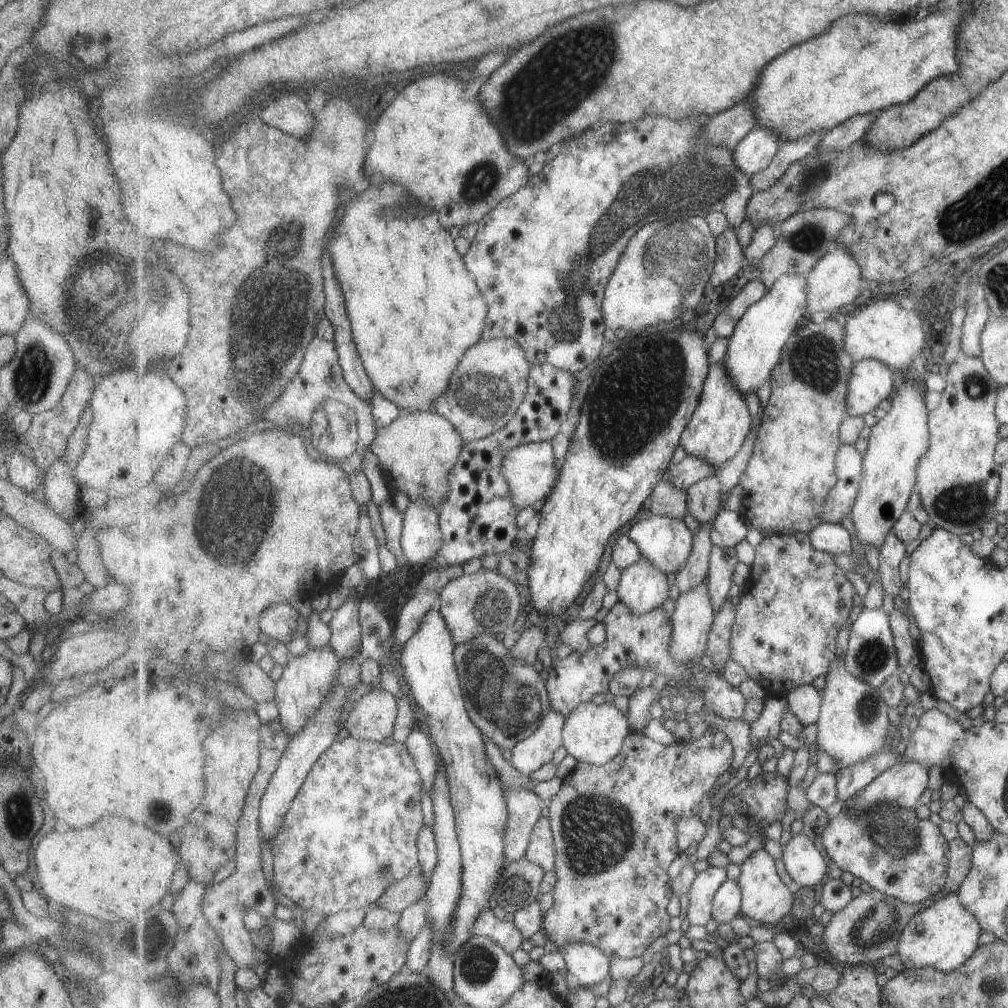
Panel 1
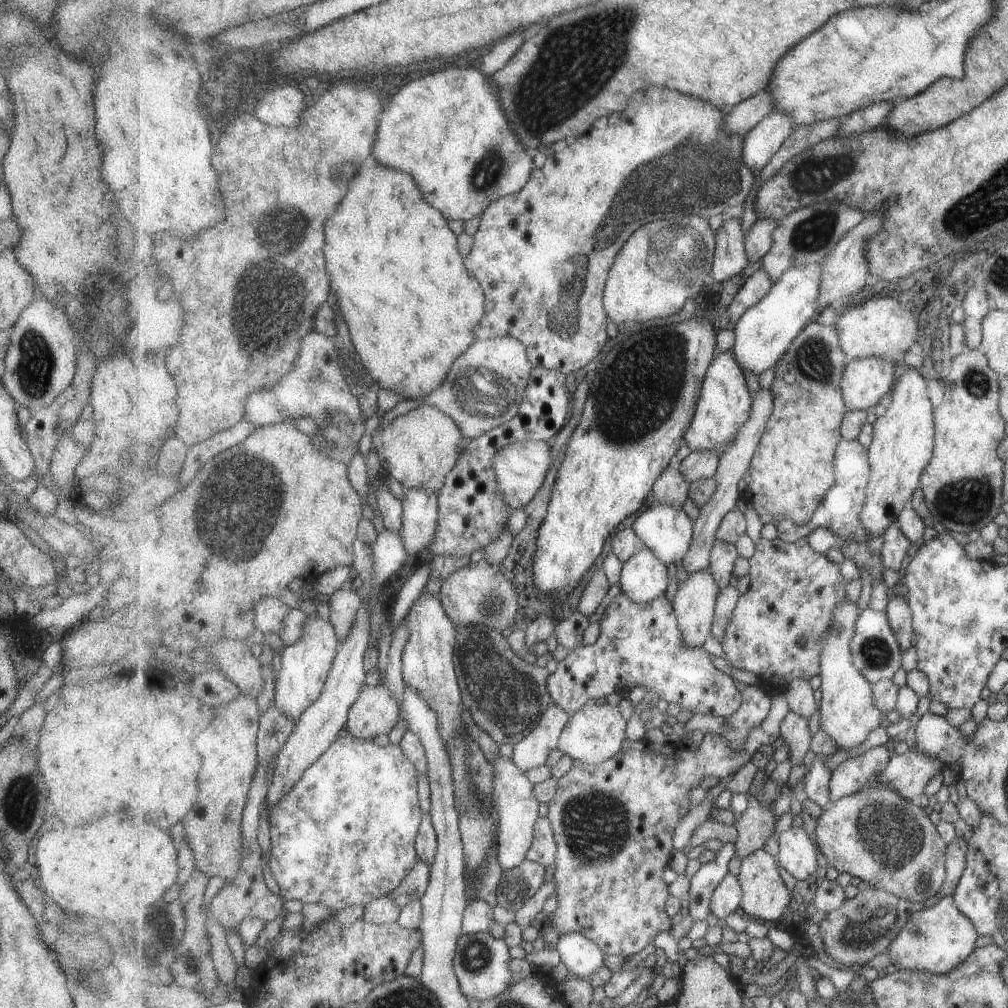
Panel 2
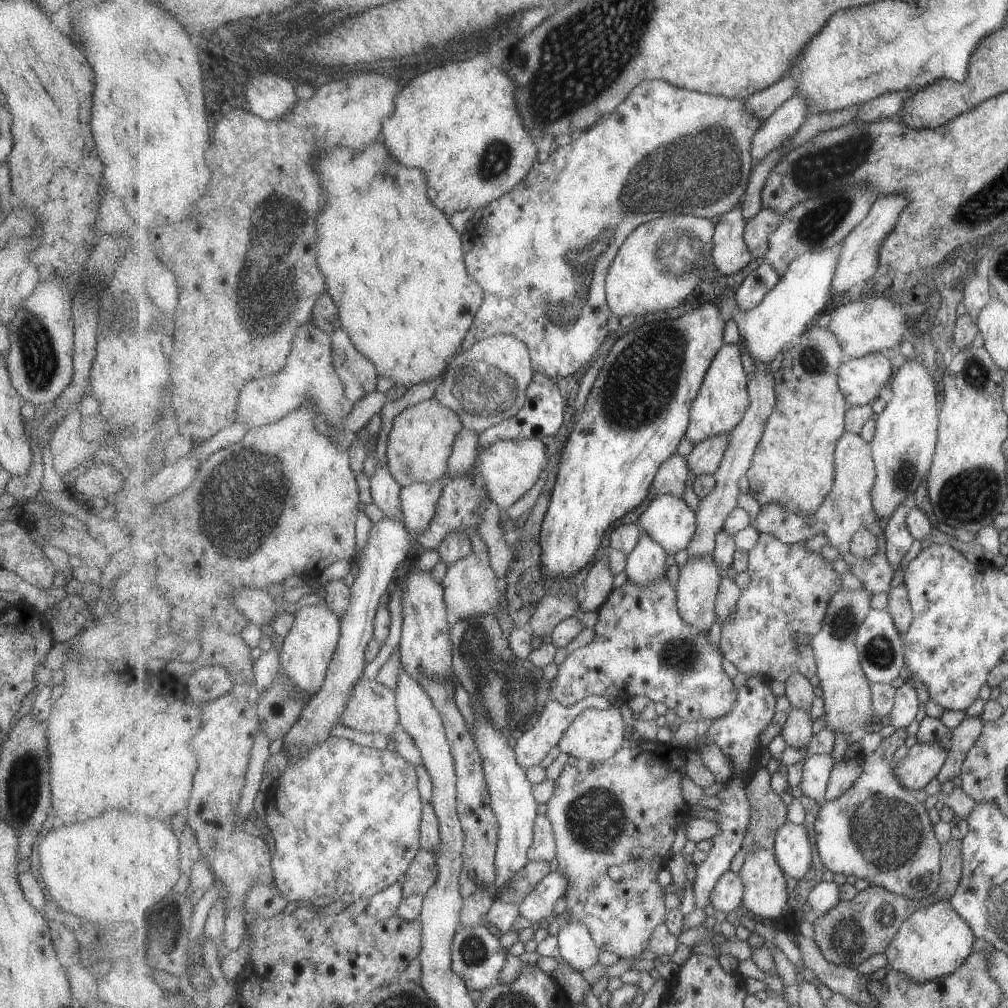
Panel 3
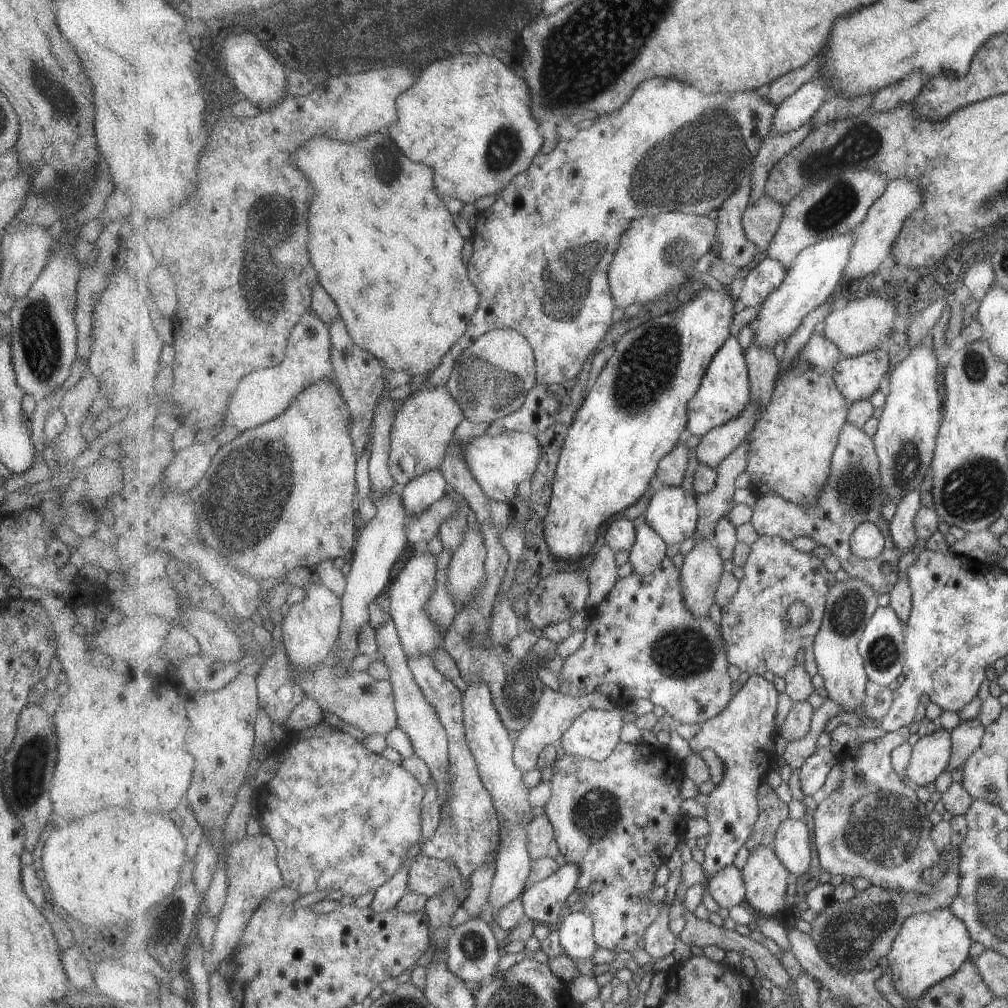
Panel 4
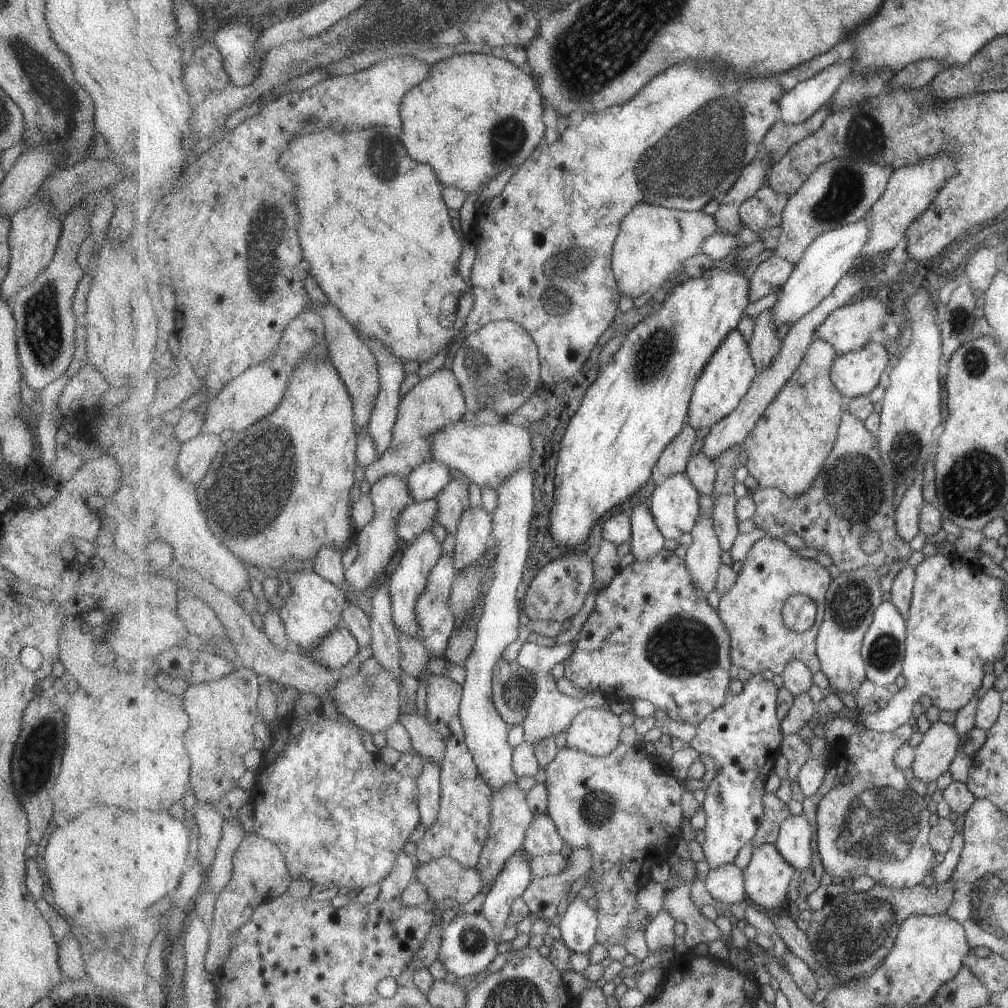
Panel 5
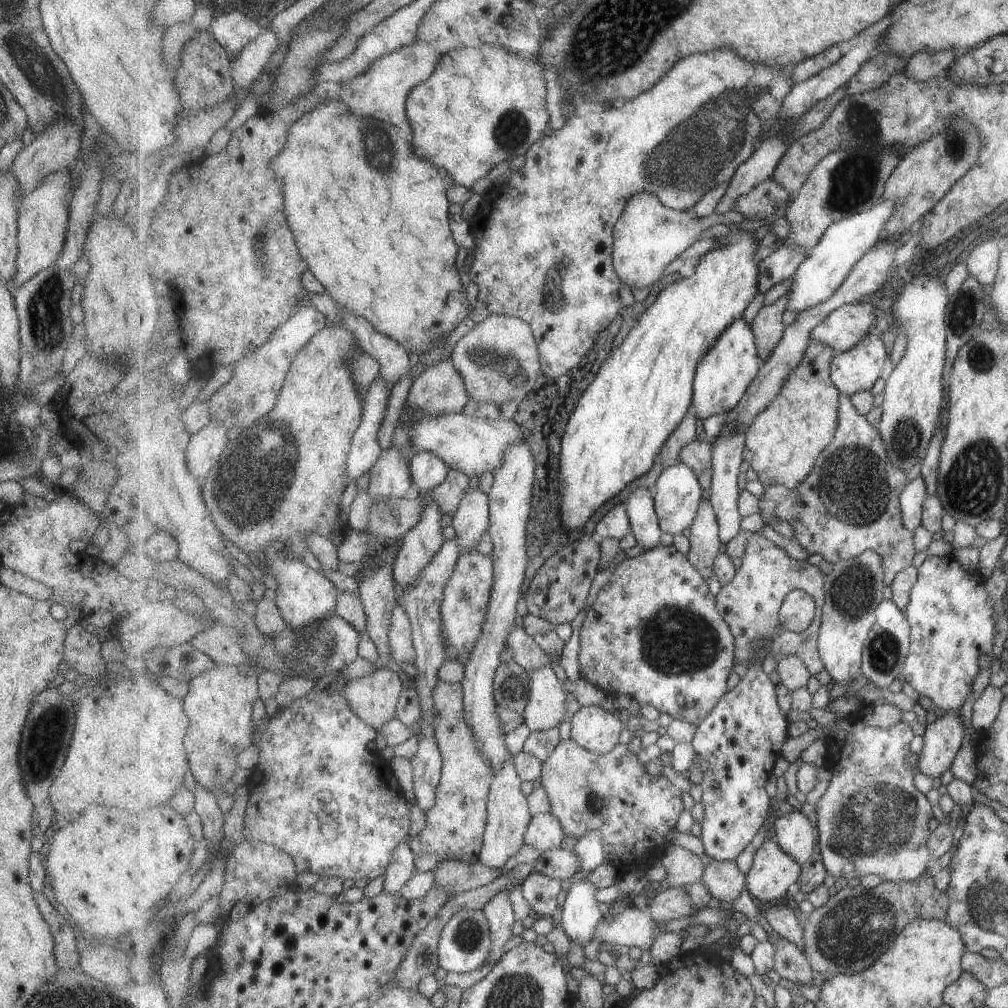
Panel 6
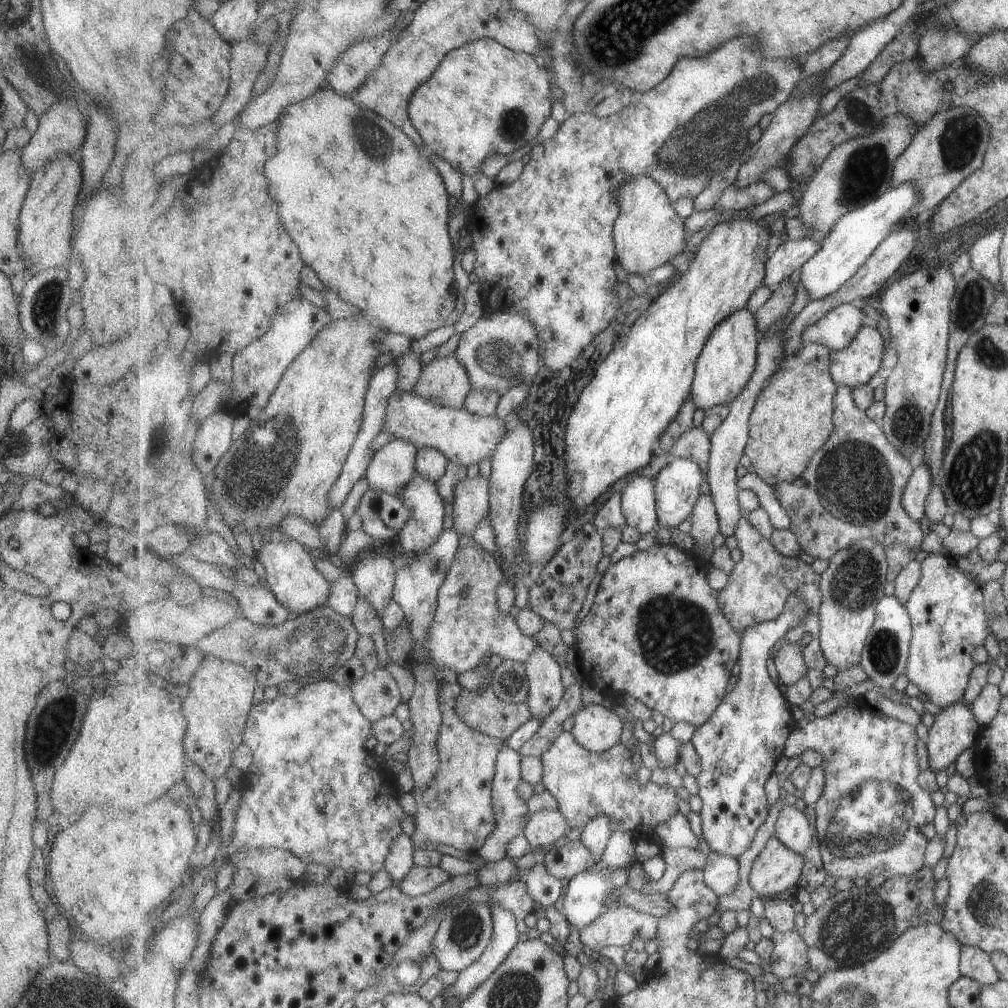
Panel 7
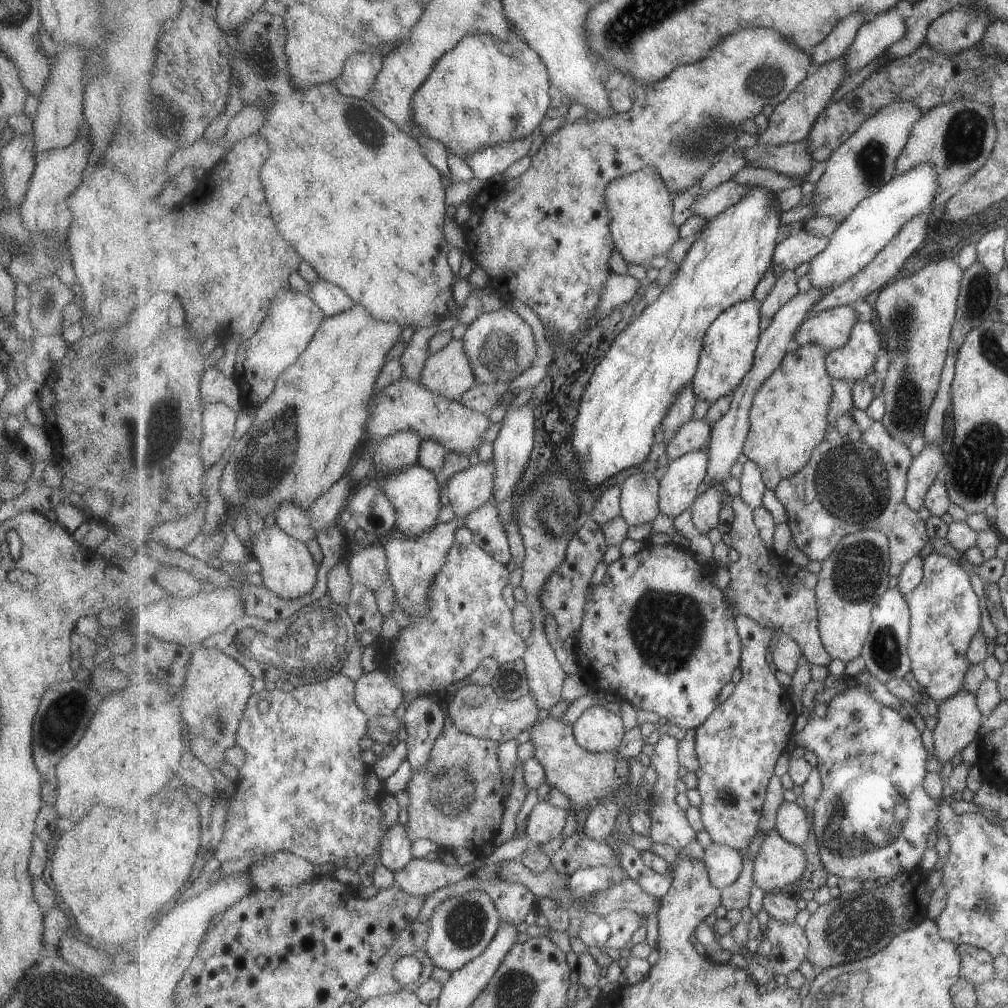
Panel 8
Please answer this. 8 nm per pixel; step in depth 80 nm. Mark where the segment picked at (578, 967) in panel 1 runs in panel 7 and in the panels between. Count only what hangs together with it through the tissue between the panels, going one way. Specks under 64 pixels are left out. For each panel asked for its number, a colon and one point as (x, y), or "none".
2: (581, 956)
3: (577, 946)
4: (576, 932)
5: (579, 925)
6: (580, 915)
7: (585, 898)

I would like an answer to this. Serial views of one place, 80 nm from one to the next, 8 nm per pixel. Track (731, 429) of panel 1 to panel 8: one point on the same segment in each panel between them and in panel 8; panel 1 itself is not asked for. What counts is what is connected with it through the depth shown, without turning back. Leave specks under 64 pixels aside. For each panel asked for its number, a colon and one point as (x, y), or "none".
2: (725, 404)
3: (723, 402)
4: (725, 392)
5: (729, 375)
6: (726, 372)
7: (725, 367)
8: (728, 355)

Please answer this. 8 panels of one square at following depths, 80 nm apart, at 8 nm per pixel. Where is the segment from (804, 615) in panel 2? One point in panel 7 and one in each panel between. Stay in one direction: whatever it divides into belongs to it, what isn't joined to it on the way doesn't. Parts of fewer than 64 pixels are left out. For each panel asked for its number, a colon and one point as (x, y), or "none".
3: (785, 604)
4: (760, 637)
5: (771, 573)
6: (751, 603)
7: (757, 590)

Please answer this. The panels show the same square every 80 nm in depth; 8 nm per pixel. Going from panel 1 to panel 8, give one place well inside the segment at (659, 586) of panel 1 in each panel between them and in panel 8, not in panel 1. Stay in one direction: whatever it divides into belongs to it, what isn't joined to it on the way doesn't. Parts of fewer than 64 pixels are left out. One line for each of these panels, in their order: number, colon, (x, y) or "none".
2: (645, 577)
3: (646, 563)
4: (650, 549)
5: (648, 540)
6: (641, 509)
7: (639, 500)
8: (640, 502)

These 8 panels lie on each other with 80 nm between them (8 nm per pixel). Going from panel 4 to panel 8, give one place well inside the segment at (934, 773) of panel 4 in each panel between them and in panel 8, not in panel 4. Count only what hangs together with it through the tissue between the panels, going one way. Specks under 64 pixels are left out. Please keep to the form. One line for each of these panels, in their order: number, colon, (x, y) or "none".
5: (933, 755)
6: (942, 739)
7: (955, 728)
8: (959, 720)

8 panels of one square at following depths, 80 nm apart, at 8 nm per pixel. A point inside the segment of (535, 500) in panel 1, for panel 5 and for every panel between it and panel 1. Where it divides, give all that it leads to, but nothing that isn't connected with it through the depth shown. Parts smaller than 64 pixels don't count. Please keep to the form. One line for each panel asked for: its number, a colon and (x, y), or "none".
2: (522, 467)
3: (511, 467)
4: (504, 464)
5: (487, 454)

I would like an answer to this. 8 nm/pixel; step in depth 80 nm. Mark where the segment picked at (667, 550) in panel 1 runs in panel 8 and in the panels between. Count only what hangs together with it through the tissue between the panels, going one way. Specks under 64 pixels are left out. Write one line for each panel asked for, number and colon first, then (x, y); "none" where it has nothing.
2: (666, 529)
3: (669, 519)
4: (673, 513)
5: (675, 502)
6: (678, 492)
7: (678, 485)
8: (679, 481)

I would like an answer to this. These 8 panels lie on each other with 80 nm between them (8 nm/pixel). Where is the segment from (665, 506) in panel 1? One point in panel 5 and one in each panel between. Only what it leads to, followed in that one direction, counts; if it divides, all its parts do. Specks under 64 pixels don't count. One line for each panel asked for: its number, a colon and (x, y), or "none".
2: (672, 488)
3: (672, 479)
4: (672, 470)
5: (675, 458)

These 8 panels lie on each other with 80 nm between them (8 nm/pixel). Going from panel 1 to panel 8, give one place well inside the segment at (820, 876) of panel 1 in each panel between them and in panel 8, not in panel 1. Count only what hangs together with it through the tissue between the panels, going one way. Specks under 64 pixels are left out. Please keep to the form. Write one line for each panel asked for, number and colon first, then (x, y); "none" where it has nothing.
2: (798, 855)
3: (794, 851)
4: (793, 841)
5: (795, 842)
6: (795, 833)
7: (793, 828)
8: (792, 822)

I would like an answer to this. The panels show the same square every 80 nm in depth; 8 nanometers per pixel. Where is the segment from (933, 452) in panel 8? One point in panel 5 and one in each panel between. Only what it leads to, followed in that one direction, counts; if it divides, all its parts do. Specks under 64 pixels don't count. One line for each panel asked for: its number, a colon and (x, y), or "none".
5: (909, 510)
6: (913, 500)
7: (920, 486)

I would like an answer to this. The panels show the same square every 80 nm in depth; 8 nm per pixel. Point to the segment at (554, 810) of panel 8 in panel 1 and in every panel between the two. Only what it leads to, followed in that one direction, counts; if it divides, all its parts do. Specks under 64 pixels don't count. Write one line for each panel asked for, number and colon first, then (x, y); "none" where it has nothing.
1: (542, 850)
2: (544, 851)
3: (545, 848)
4: (543, 843)
5: (543, 837)
6: (546, 832)
7: (545, 827)

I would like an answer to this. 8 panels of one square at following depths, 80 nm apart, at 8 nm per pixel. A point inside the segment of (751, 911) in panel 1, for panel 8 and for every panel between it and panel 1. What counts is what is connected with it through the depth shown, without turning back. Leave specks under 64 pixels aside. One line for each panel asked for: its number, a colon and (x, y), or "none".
2: (765, 895)
3: (766, 895)
4: (765, 875)
5: (768, 877)
6: (775, 873)
7: (777, 868)
8: (780, 863)

